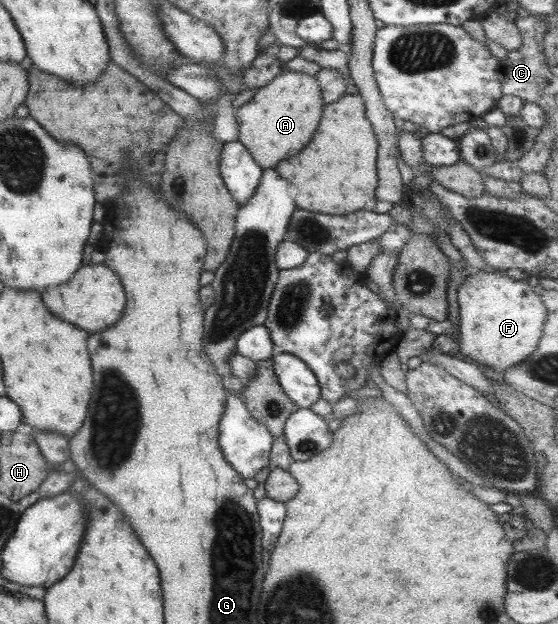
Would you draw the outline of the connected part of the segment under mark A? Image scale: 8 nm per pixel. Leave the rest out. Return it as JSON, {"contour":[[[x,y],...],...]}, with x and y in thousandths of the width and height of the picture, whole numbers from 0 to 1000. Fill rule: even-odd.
{"contour":[[[509,112],[461,143],[444,163],[421,175],[425,226],[444,239],[468,271],[489,271],[502,256],[527,250],[552,231],[573,196],[579,173],[581,160],[565,122]]]}

